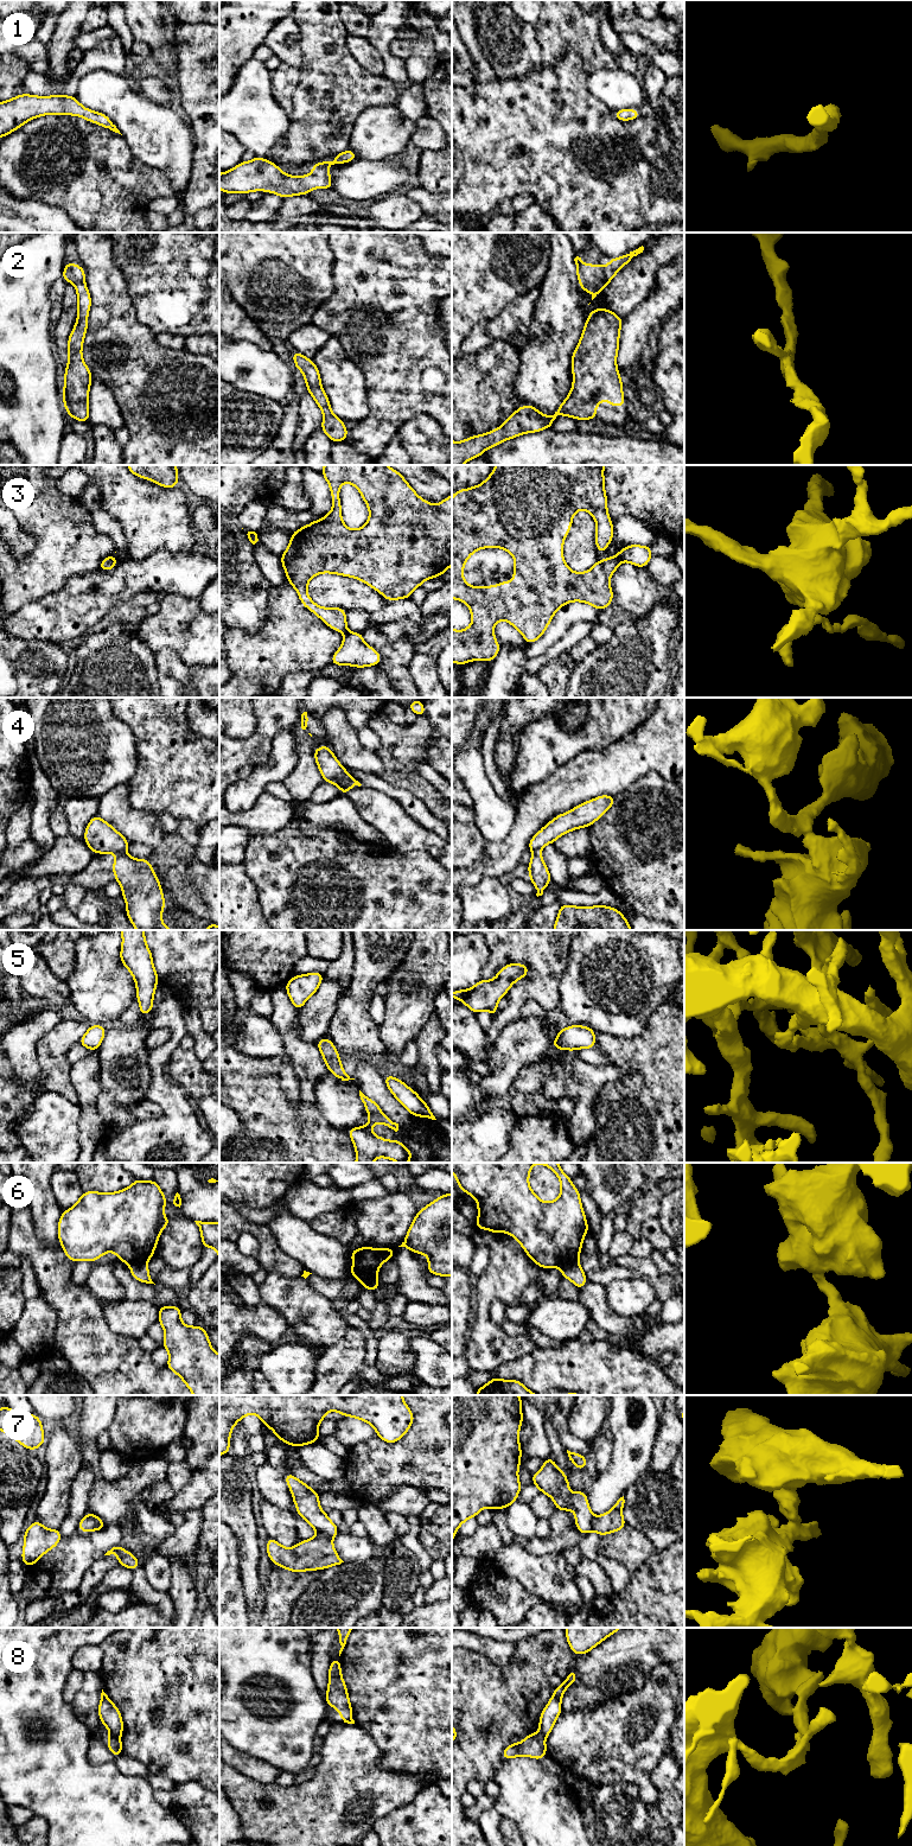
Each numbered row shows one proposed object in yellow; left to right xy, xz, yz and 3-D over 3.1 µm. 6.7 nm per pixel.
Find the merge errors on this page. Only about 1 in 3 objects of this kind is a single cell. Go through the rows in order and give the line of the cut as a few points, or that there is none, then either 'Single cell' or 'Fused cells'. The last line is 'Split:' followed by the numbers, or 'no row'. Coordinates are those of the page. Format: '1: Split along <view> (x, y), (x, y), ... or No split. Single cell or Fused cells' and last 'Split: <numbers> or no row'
1: No split. Single cell
2: No split. Single cell
3: Split along yz (617, 555), (622, 560). Fused cells
4: Split along xy (125, 850), (118, 854). Fused cells
5: No split. Single cell
6: Split along yz (576, 1259), (560, 1267). Fused cells
7: Split along xz (318, 1532), (331, 1538). Fused cells
8: No split. Single cell
Split: 3, 4, 6, 7

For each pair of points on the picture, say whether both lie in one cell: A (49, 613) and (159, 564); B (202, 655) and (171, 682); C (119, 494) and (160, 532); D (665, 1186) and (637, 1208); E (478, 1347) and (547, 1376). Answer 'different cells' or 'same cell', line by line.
A: same cell
B: different cells
C: same cell
D: same cell
E: different cells

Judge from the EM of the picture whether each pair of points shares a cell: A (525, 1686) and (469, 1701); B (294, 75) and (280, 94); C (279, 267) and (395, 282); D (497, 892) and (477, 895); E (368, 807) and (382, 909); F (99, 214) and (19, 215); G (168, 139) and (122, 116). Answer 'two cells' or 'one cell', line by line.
A: one cell
B: one cell
C: two cells
D: one cell
E: two cells
F: two cells
G: one cell

